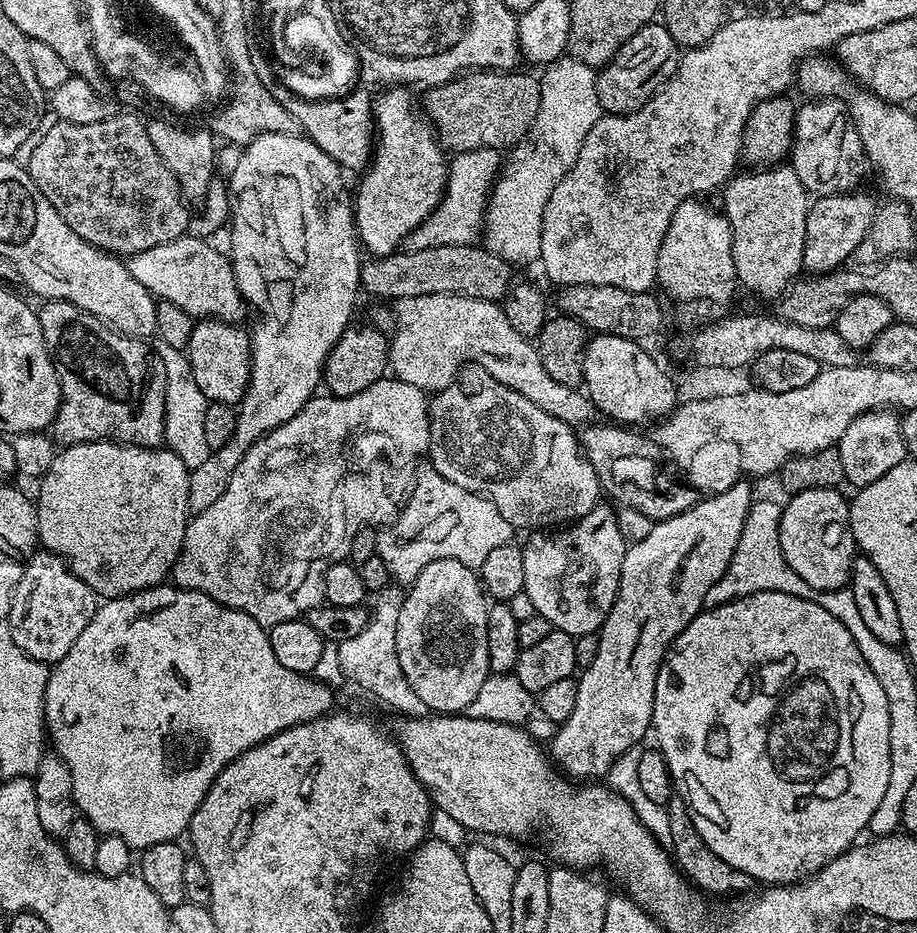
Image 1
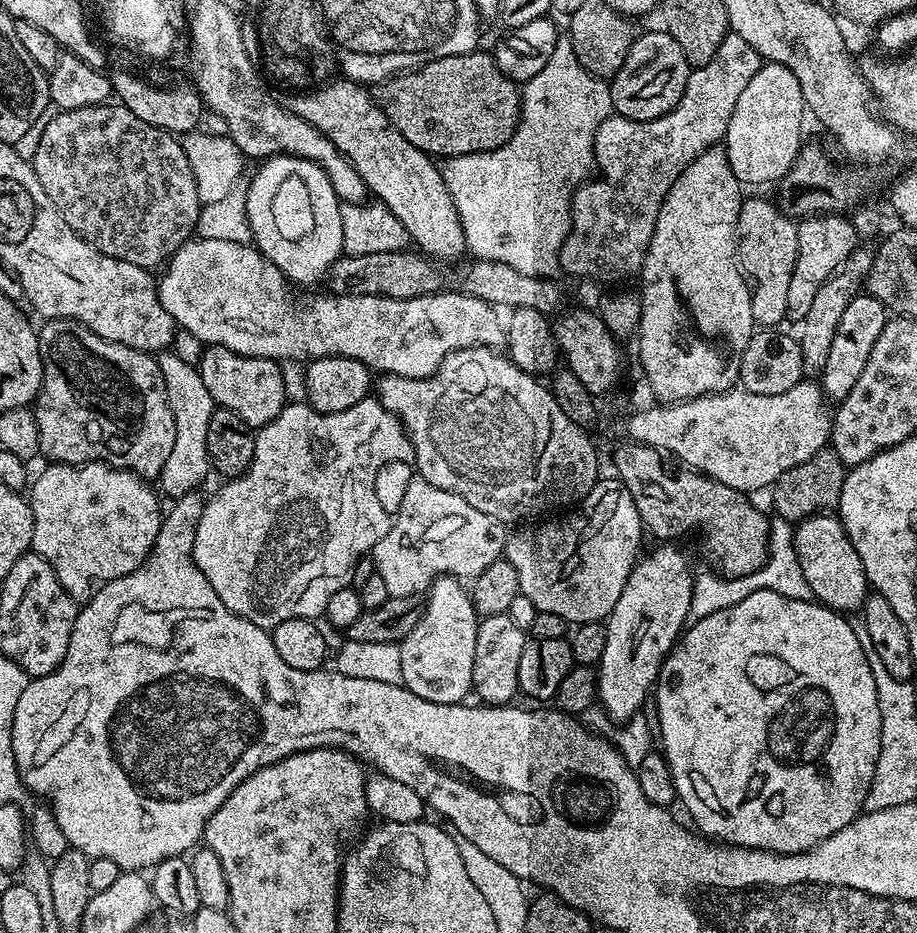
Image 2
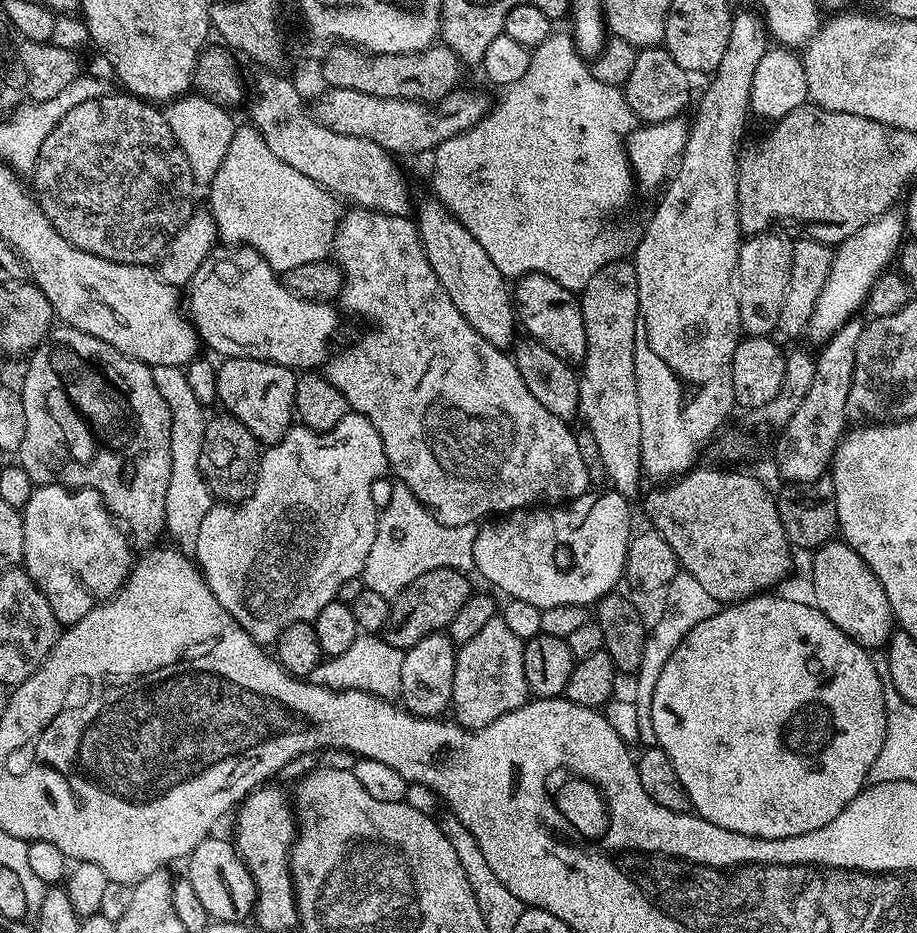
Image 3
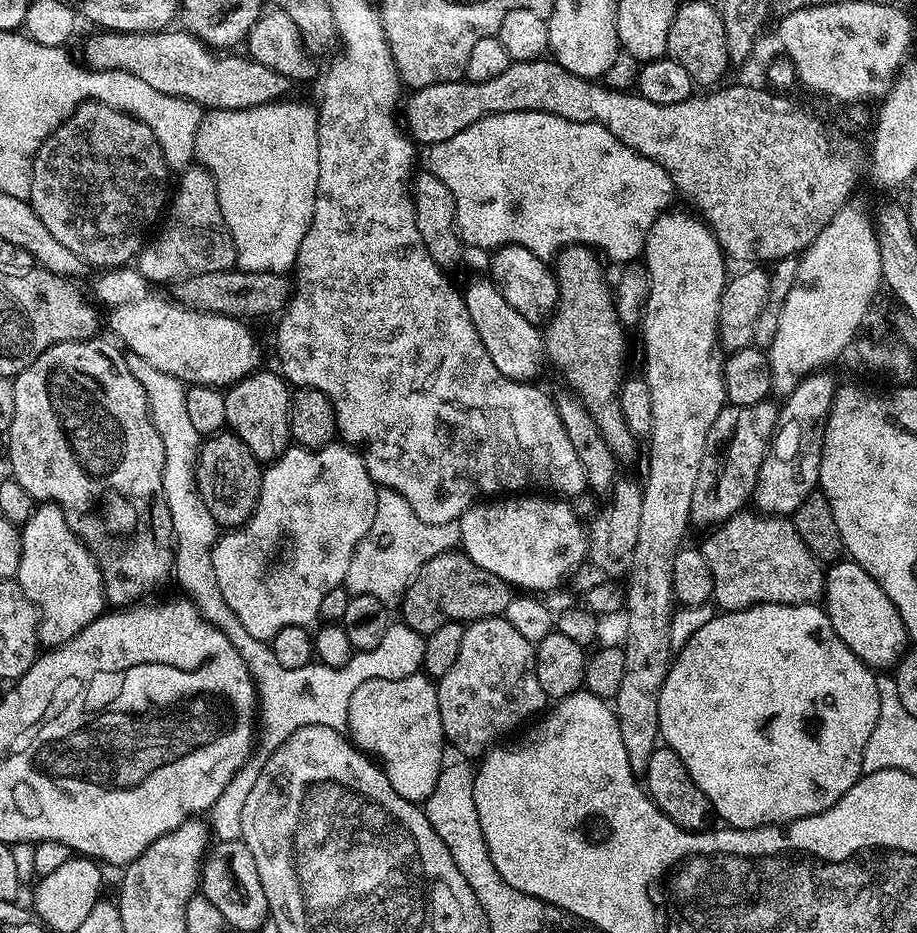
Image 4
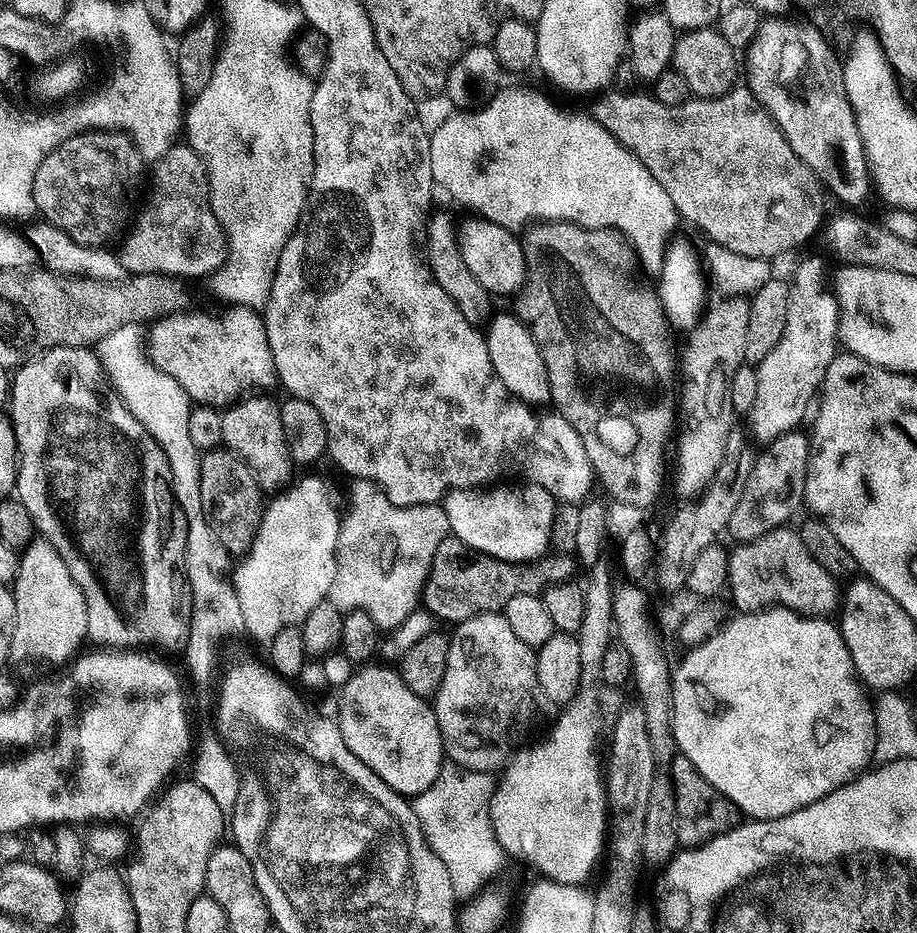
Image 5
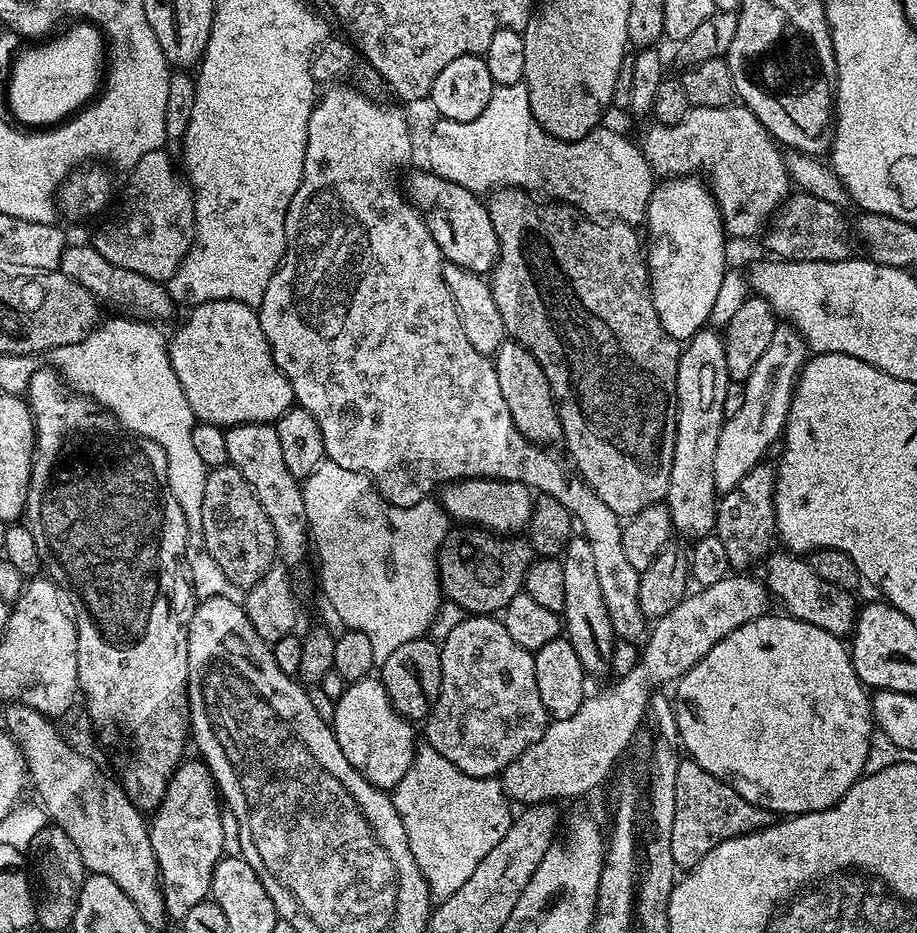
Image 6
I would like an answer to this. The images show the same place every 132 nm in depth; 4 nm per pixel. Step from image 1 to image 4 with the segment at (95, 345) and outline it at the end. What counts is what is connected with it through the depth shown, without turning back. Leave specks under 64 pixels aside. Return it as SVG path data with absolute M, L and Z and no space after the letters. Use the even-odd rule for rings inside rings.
M101 338L91 340L67 340L46 349L26 370L22 370L11 381L14 390L14 418L6 433L8 439L8 464L12 467L11 479L17 480L22 489L32 496L36 502L51 502L57 504L64 512L70 530L87 545L88 549L100 563L100 571L104 575L104 599L112 606L128 606L139 601L151 588L156 588L164 579L169 579L174 568L174 537L170 510L166 506L166 498L162 490L162 470L164 469L164 447L162 438L158 438L158 430L152 421L152 411L148 409L148 395L130 374L128 356L115 343L107 344Z

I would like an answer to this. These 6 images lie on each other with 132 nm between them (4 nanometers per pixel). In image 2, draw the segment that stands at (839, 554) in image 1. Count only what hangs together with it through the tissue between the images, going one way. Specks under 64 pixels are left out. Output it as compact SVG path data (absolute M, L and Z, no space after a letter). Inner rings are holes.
M821 514L799 521L795 525L792 541L798 554L798 566L802 566L802 575L813 597L835 612L859 613L865 598L870 595L870 585L864 573L862 558L858 558L858 550L854 550L839 515Z

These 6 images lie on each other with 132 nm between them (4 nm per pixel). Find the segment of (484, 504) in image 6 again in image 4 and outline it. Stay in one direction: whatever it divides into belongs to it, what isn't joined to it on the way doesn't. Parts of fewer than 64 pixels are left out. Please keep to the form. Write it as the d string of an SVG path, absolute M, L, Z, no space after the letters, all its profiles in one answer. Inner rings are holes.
M512 494L488 503L477 502L466 509L458 521L460 544L482 570L490 570L513 589L545 594L564 579L565 583L589 559L590 535L571 503L544 494L528 495Z

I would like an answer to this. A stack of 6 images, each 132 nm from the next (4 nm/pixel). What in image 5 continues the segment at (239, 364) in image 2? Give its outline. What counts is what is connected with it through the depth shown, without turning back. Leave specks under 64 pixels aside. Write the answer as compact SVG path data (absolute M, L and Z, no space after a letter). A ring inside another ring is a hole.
M248 394L243 398L227 405L222 412L222 438L223 447L229 448L254 474L261 492L275 494L285 487L293 479L294 465L290 458L290 450L286 446L286 434L282 430L282 414L280 404L272 401L268 394Z

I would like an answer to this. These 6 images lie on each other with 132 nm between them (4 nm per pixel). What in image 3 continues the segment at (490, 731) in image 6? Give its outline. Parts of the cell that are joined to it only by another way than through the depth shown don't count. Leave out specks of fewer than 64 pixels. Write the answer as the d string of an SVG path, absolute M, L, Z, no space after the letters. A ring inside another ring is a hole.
M502 618L486 622L479 634L470 638L470 642L459 645L451 702L454 712L456 708L455 723L479 730L528 703L530 693L524 648L525 641L520 640Z

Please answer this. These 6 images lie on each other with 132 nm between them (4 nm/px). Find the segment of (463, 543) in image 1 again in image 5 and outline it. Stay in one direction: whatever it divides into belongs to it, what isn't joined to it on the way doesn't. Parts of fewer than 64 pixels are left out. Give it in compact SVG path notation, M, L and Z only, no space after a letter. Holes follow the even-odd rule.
M355 479L352 486L352 506L343 517L340 525L340 537L338 538L338 550L336 551L336 577L334 578L334 586L330 593L330 600L339 605L341 609L351 610L361 608L366 610L374 622L382 630L391 630L399 626L402 622L406 622L406 618L410 613L417 611L418 605L421 603L424 595L424 583L428 580L428 571L434 562L434 550L438 550L439 544L449 536L448 515L446 510L440 504L419 504L413 508L399 508L394 506L388 500L384 499L384 492L376 484L371 484L368 480Z

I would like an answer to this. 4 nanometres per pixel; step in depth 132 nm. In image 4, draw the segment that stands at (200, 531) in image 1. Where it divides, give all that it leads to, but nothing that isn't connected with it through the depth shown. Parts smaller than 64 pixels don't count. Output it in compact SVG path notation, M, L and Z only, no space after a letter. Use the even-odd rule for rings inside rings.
M333 442L324 448L289 446L281 456L263 469L260 477L260 497L252 512L252 517L239 528L225 531L212 547L212 561L214 574L218 578L218 590L222 590L222 598L226 598L226 606L230 606L234 614L238 614L238 622L242 622L242 626L246 628L246 634L250 634L255 640L271 642L274 634L278 634L278 630L286 630L286 626L308 626L311 625L312 619L316 620L319 617L322 598L326 597L328 591L344 584L346 574L350 570L350 562L356 553L356 547L360 545L362 538L366 538L370 526L374 526L377 491L378 485L374 483L366 470L364 457L357 449L343 442Z

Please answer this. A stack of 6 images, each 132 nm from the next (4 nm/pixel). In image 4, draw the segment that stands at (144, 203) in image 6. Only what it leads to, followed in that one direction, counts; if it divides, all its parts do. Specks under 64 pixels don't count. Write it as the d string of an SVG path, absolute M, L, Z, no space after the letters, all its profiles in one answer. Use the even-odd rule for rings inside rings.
M193 166L179 180L180 185L177 188L175 185L175 195L171 197L162 227L149 239L134 261L138 271L156 286L171 286L178 280L198 274L229 271L236 264L236 247L232 236L225 230L221 206L218 205L217 186L208 169Z

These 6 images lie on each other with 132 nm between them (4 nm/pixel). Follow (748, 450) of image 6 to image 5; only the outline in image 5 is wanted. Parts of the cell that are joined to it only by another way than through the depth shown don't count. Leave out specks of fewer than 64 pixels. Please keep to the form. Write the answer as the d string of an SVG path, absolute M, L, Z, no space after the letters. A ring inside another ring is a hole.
M808 256L796 268L796 273L790 276L790 283L788 286L790 290L790 307L786 309L786 328L782 330L782 338L778 338L778 346L774 346L774 350L770 350L770 354L766 354L766 358L762 358L762 362L755 365L756 373L758 374L758 395L754 402L750 413L752 419L752 432L757 436L761 442L767 442L778 438L782 434L799 429L800 424L804 420L804 415L808 412L808 407L813 407L814 401L817 399L820 391L820 385L824 383L826 378L826 370L830 366L830 362L838 355L838 337L840 335L840 303L837 300L837 293L830 287L828 289L828 276L824 273L824 260L820 256Z

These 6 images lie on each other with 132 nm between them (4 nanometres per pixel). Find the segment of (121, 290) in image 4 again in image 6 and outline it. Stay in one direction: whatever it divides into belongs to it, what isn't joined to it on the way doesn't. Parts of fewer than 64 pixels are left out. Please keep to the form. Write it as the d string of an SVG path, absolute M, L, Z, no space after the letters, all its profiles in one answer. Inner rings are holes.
M215 300L214 302L195 305L189 312L192 313L185 318L184 325L173 336L170 336L168 340L168 357L170 358L170 366L174 366L174 374L178 374L178 382L182 386L182 394L186 394L186 402L190 402L192 415L196 417L199 423L216 424L225 430L232 428L235 424L272 424L279 420L282 414L286 414L294 407L296 395L290 386L290 382L284 377L282 370L274 362L266 334L262 334L262 322L257 309L251 308L249 304L234 302L233 300Z

